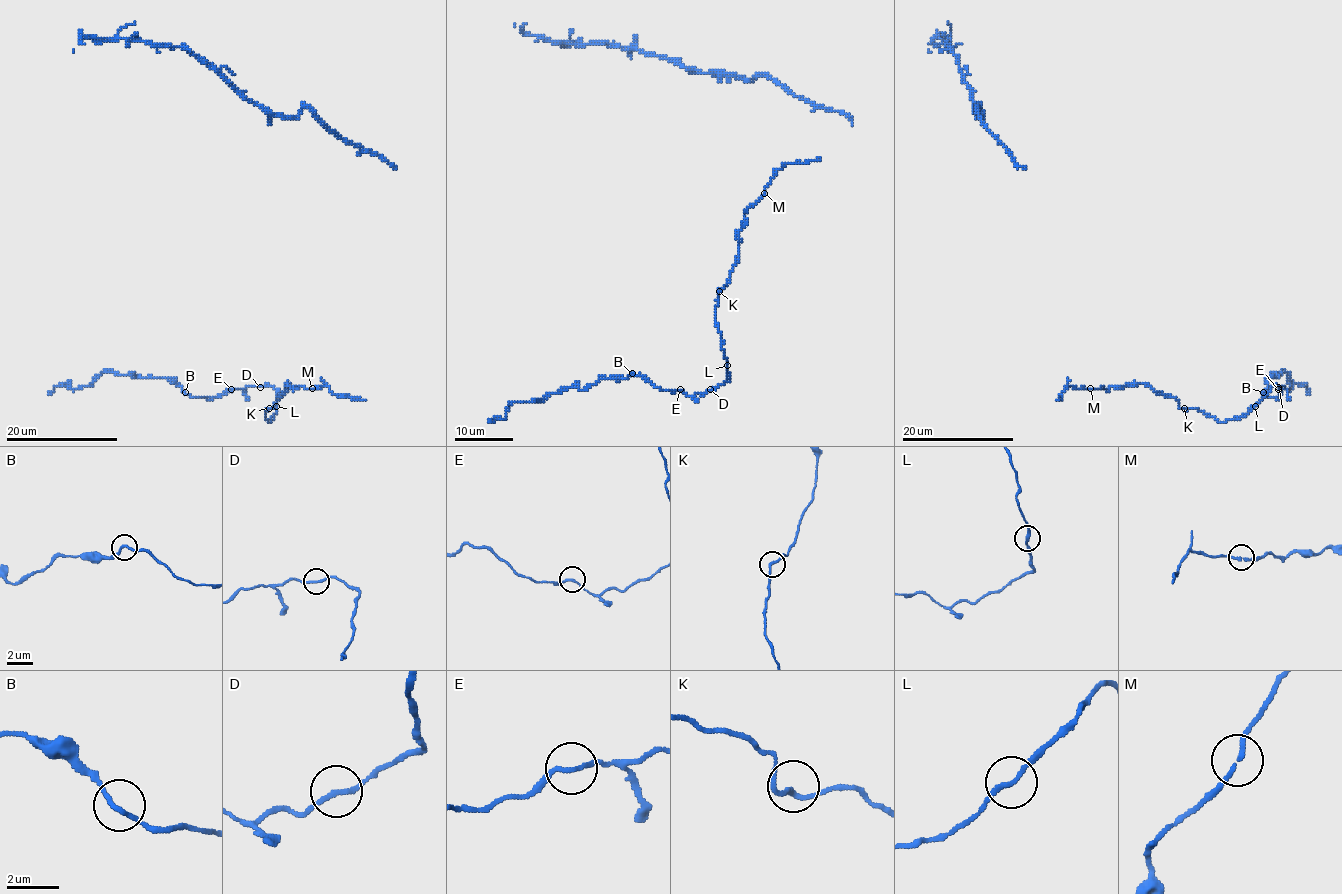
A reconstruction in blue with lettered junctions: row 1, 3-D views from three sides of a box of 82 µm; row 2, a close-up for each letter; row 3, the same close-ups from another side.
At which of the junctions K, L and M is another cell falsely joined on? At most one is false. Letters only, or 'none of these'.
none of these

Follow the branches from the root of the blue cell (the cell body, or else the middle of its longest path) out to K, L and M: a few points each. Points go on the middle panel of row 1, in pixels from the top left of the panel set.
K: (774, 170), (777, 170), (765, 193), (745, 213), (745, 225), (738, 232), (738, 260), (729, 282), (719, 291)
L: (774, 170), (765, 193), (745, 213), (738, 232), (738, 260), (729, 282), (717, 292), (716, 325), (726, 365)
M: (774, 170), (777, 170), (776, 174), (764, 193)

